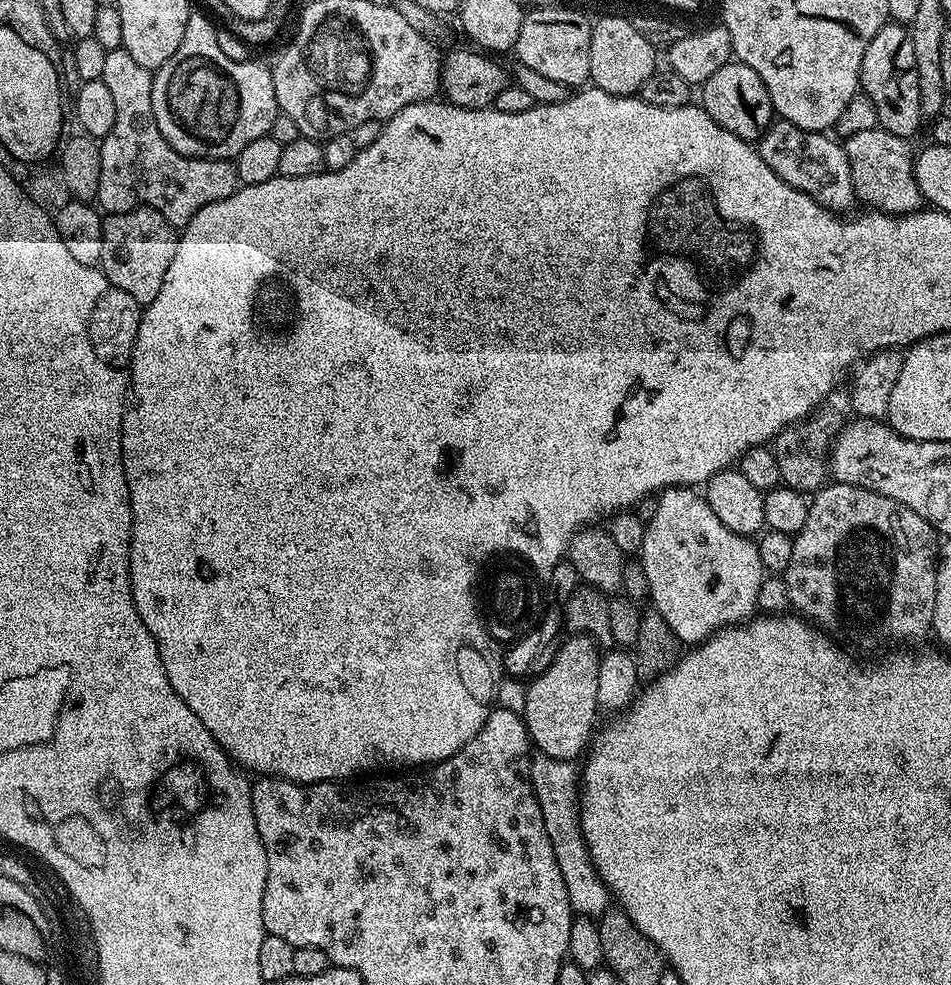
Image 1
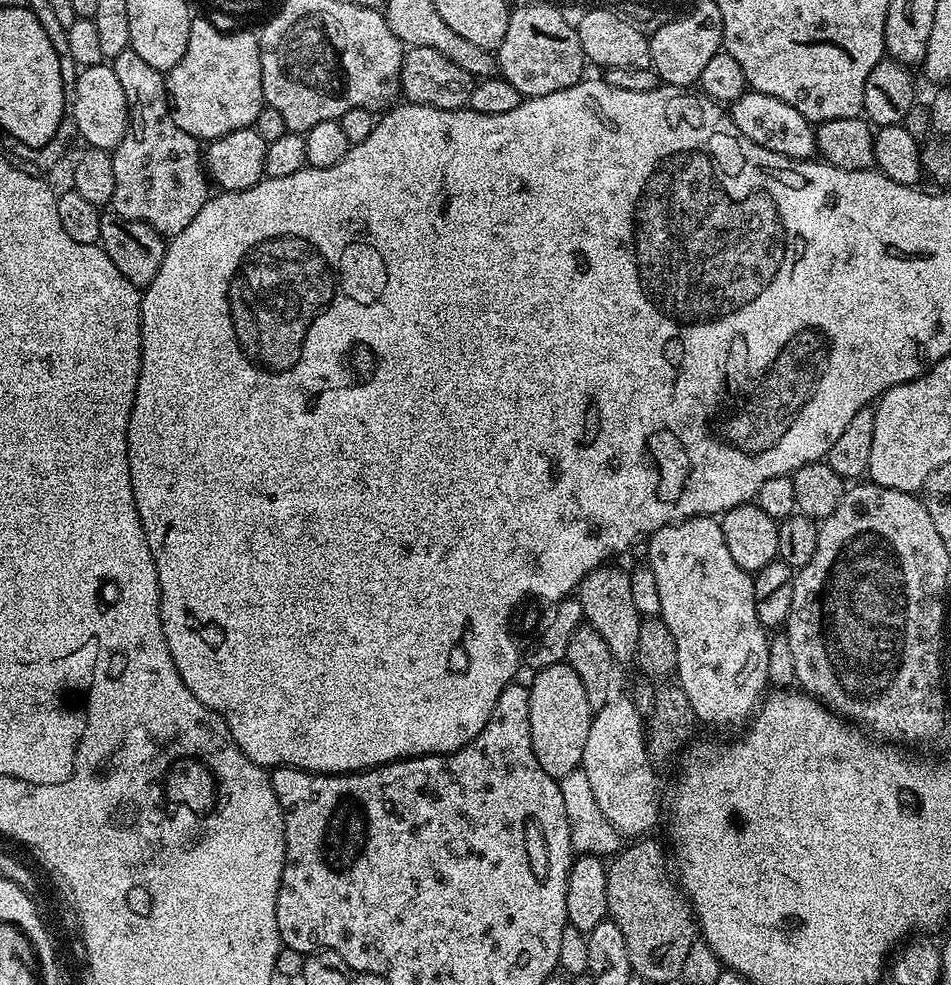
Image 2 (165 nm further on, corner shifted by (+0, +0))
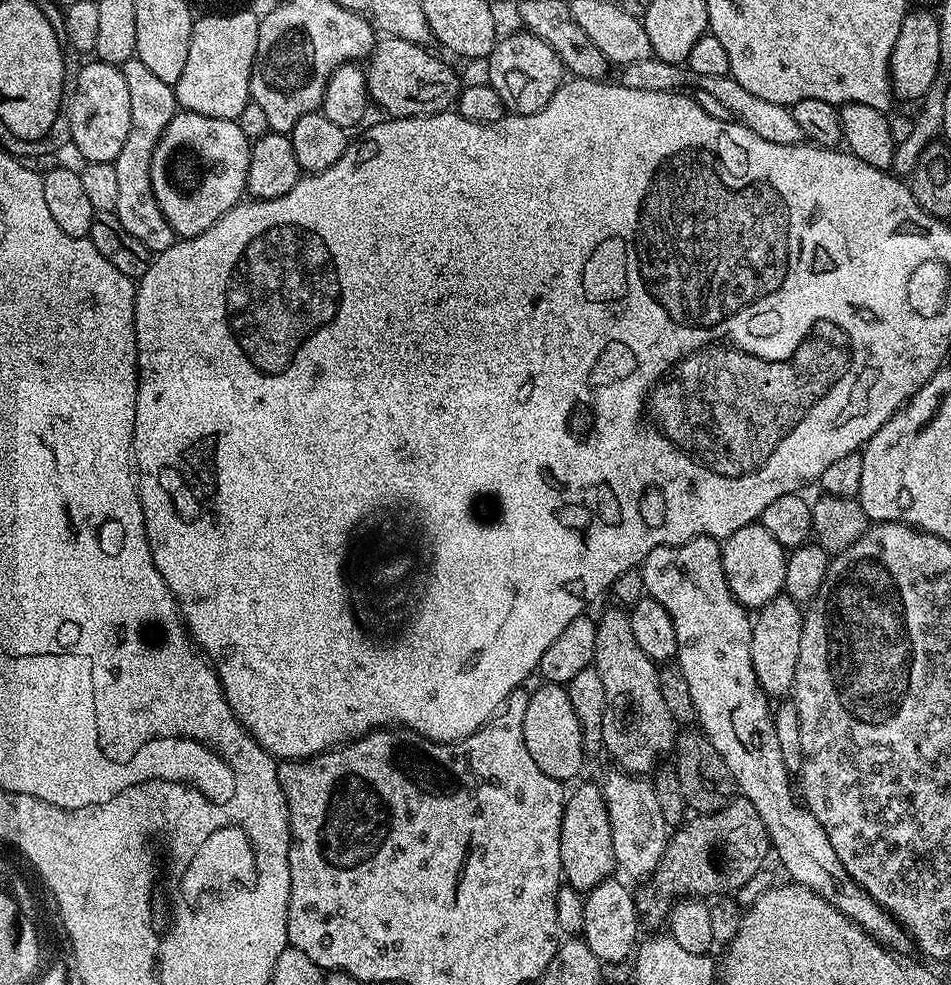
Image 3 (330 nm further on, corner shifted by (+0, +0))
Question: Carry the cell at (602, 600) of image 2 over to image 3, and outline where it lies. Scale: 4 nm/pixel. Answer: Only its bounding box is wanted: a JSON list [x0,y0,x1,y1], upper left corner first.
[594,606,678,778]

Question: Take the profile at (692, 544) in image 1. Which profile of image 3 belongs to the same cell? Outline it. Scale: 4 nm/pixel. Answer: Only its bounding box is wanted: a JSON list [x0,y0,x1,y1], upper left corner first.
[642,536,910,954]

